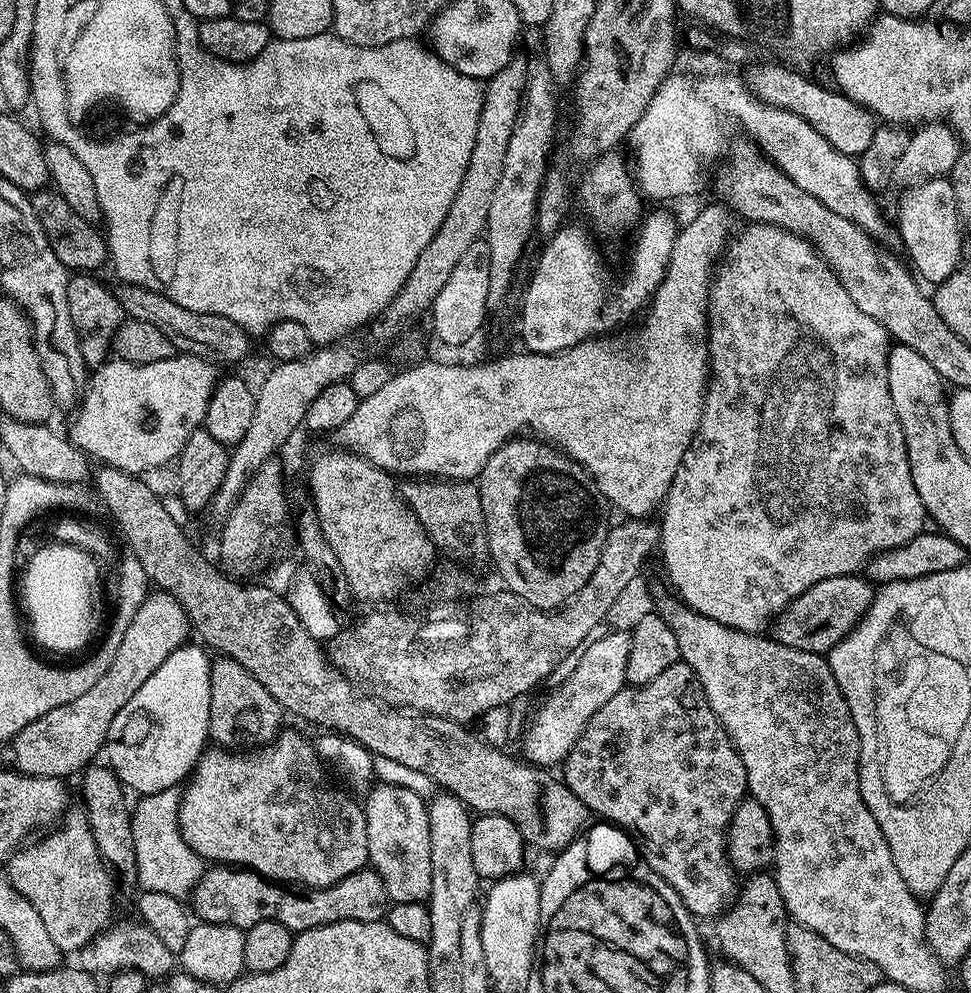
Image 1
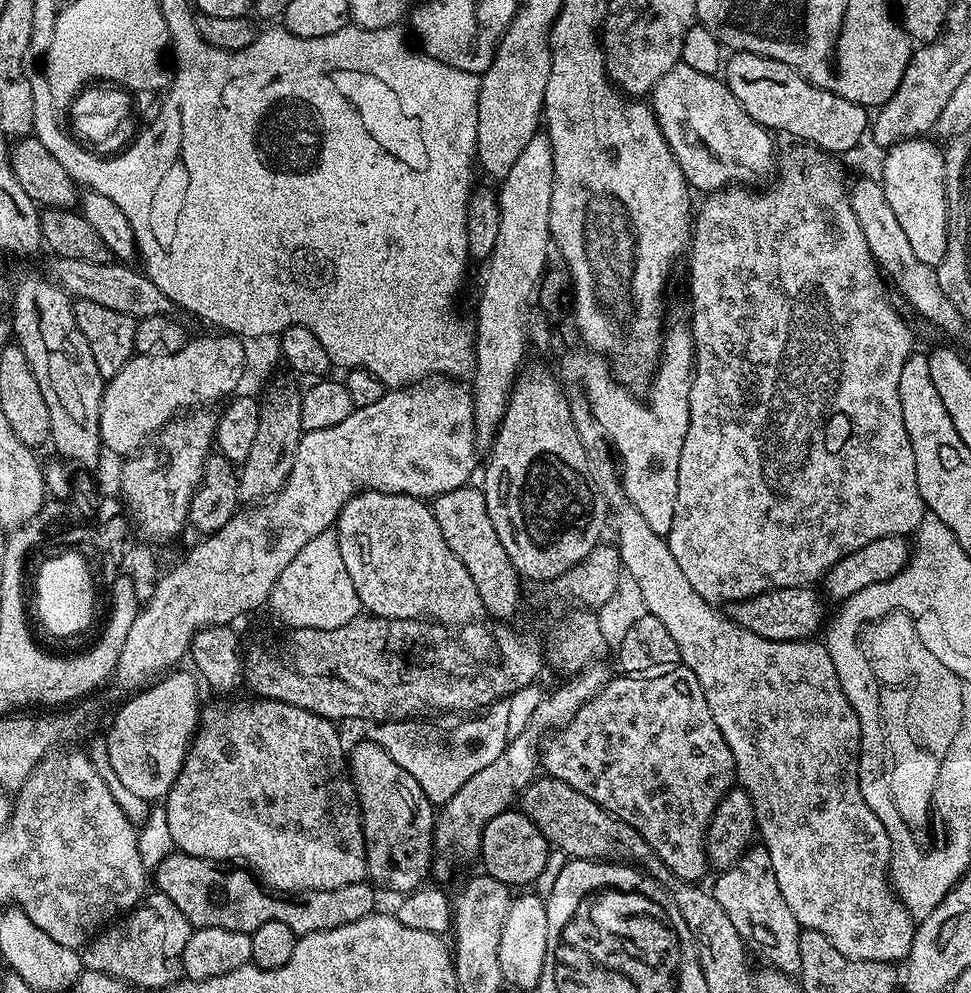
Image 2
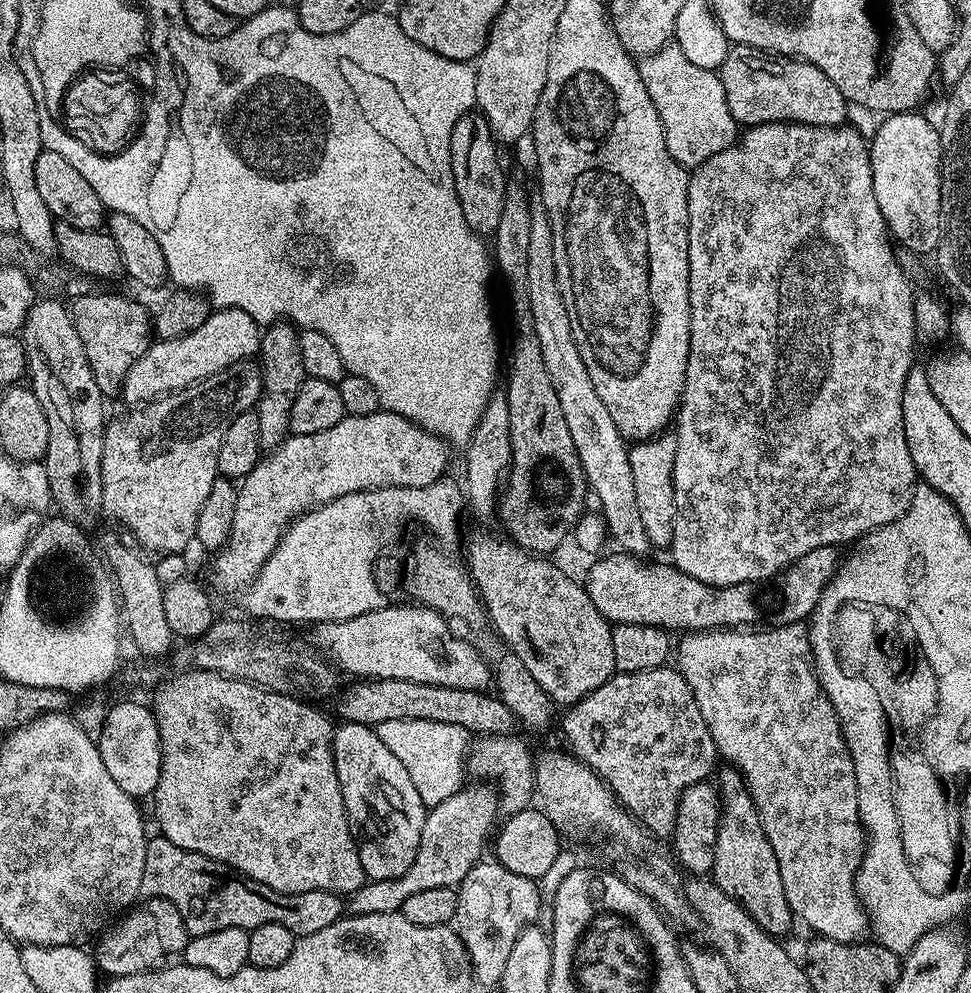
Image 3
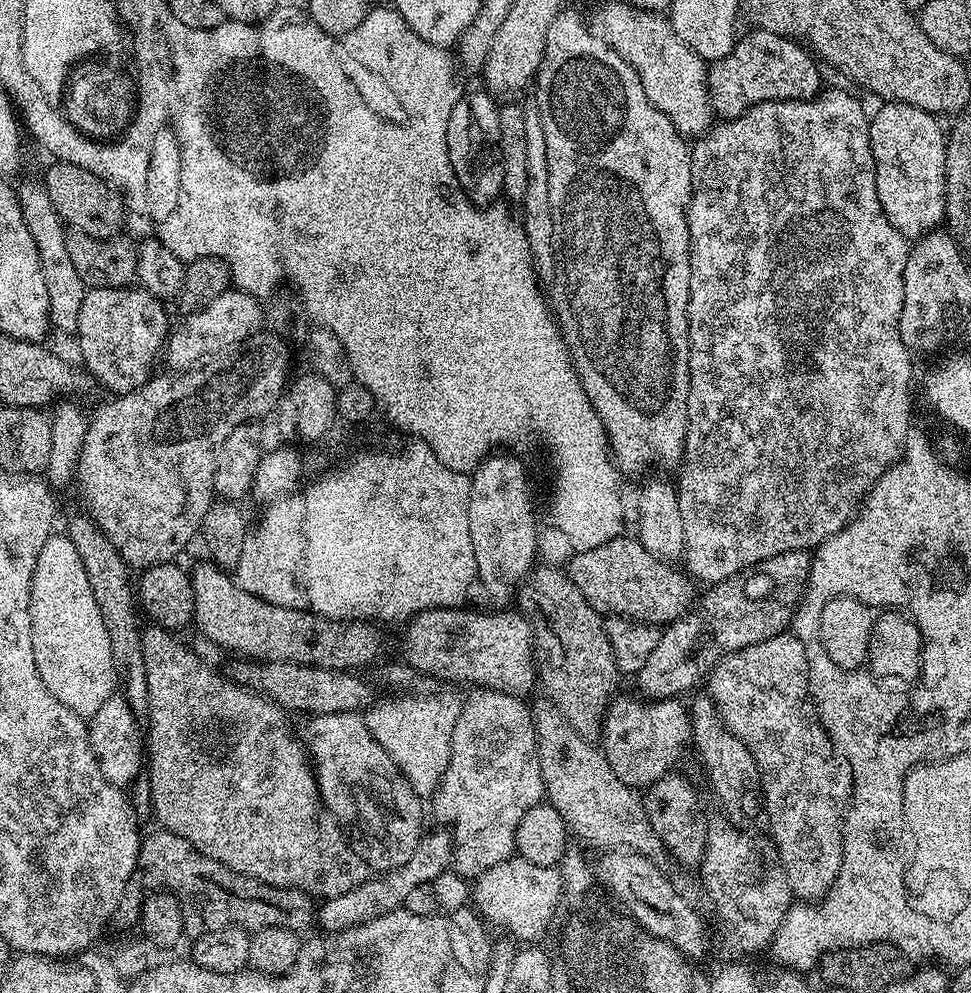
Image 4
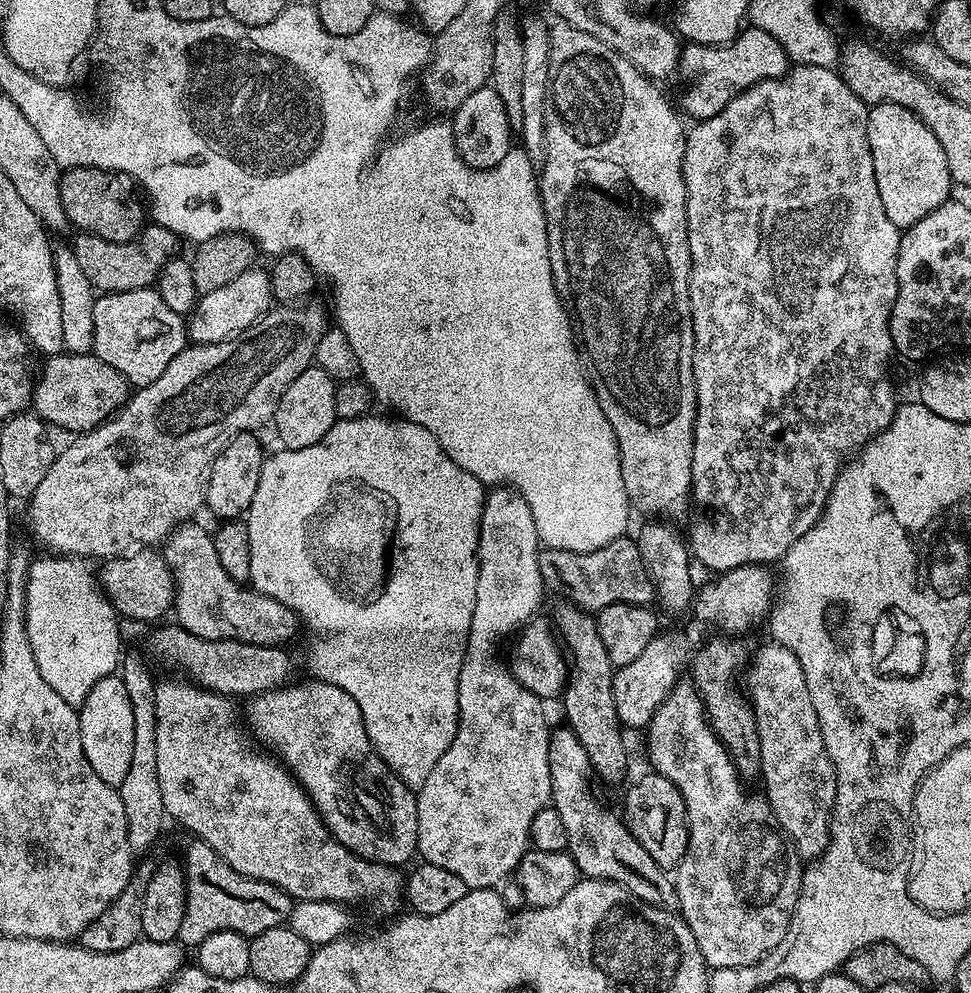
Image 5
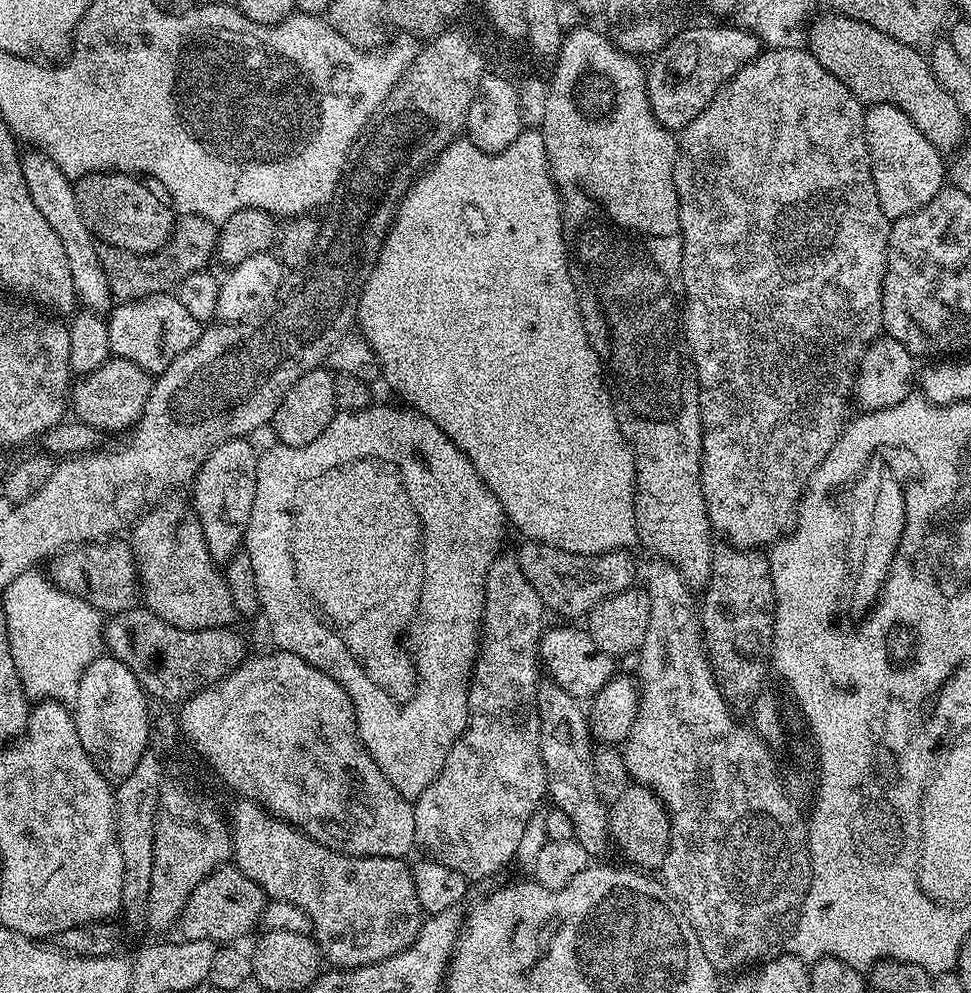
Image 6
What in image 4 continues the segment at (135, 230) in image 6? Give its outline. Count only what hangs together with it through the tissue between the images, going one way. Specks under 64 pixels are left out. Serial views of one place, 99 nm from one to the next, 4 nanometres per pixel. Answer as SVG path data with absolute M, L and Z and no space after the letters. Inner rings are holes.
M52 162L44 176L42 175L42 183L46 194L50 194L50 202L54 202L54 210L58 210L69 229L103 240L111 240L121 235L120 227L124 224L126 211L124 197L112 185L98 178L98 174L82 170L82 166Z

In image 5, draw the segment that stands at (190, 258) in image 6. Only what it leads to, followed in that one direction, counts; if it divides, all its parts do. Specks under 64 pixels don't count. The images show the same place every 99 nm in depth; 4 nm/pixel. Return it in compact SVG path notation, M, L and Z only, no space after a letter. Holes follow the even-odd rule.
M155 222L149 223L136 239L126 242L106 242L106 238L87 234L77 237L70 244L74 258L78 258L82 274L90 278L93 288L100 294L153 287L166 262L177 255L177 236Z

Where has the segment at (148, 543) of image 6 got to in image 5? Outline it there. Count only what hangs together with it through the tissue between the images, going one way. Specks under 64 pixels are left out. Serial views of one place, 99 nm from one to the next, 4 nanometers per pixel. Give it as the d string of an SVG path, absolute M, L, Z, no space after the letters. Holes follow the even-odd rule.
M189 522L175 528L172 535L164 541L162 545L162 555L168 568L172 571L172 580L176 583L176 602L174 605L174 620L179 627L186 629L190 634L194 634L198 638L206 638L207 640L237 640L238 642L250 642L251 644L266 644L269 646L287 645L287 640L292 640L296 636L296 631L301 631L302 621L297 616L296 611L292 608L282 606L282 602L278 602L274 598L264 596L261 592L257 592L248 586L241 586L230 578L230 574L226 574L226 570L222 570L222 562L218 562L218 550L214 550L214 542L212 541L213 533L207 532L202 525L197 522Z

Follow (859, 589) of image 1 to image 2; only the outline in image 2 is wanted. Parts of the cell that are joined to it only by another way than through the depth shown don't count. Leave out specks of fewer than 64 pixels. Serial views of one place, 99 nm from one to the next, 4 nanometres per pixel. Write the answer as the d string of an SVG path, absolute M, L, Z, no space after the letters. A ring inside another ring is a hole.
M812 586L771 588L769 592L760 592L745 600L729 603L726 615L739 628L750 630L750 634L758 634L758 638L807 640L817 635L816 631L819 630L820 623L822 623L821 628L825 623L823 603L825 604L825 601L822 599L821 593Z

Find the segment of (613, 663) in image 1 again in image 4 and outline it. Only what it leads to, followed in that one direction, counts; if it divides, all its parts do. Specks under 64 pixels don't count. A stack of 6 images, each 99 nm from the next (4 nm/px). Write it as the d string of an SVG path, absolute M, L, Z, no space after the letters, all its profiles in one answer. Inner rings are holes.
M428 830L421 835L418 850L414 850L402 866L391 868L383 874L369 875L362 886L354 886L354 890L346 890L346 894L327 897L318 908L318 924L324 927L321 929L325 933L341 932L362 922L374 922L374 918L382 918L382 914L390 914L404 907L406 898L410 898L410 893L422 886L422 882L430 882L430 878L438 878L438 874L449 871L453 867L452 833L448 830L436 831L440 832Z

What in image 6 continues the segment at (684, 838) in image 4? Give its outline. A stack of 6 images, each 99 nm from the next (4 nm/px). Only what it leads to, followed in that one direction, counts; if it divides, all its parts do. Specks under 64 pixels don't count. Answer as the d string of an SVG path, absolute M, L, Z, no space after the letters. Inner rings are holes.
M629 783L622 798L614 801L608 810L608 835L611 843L629 860L629 865L640 870L663 869L670 846L671 829L672 823L666 806L645 784Z

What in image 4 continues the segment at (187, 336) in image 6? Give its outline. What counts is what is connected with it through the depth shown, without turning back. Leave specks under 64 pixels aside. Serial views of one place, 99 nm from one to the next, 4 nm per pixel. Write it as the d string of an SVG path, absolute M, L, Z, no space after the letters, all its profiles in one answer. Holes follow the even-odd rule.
M142 287L127 288L89 288L82 300L82 311L78 314L78 326L74 339L80 343L80 356L84 359L83 367L100 382L104 388L109 388L112 394L132 392L142 387L153 375L156 360L161 359L165 343L170 331L168 312L158 298L154 298Z

